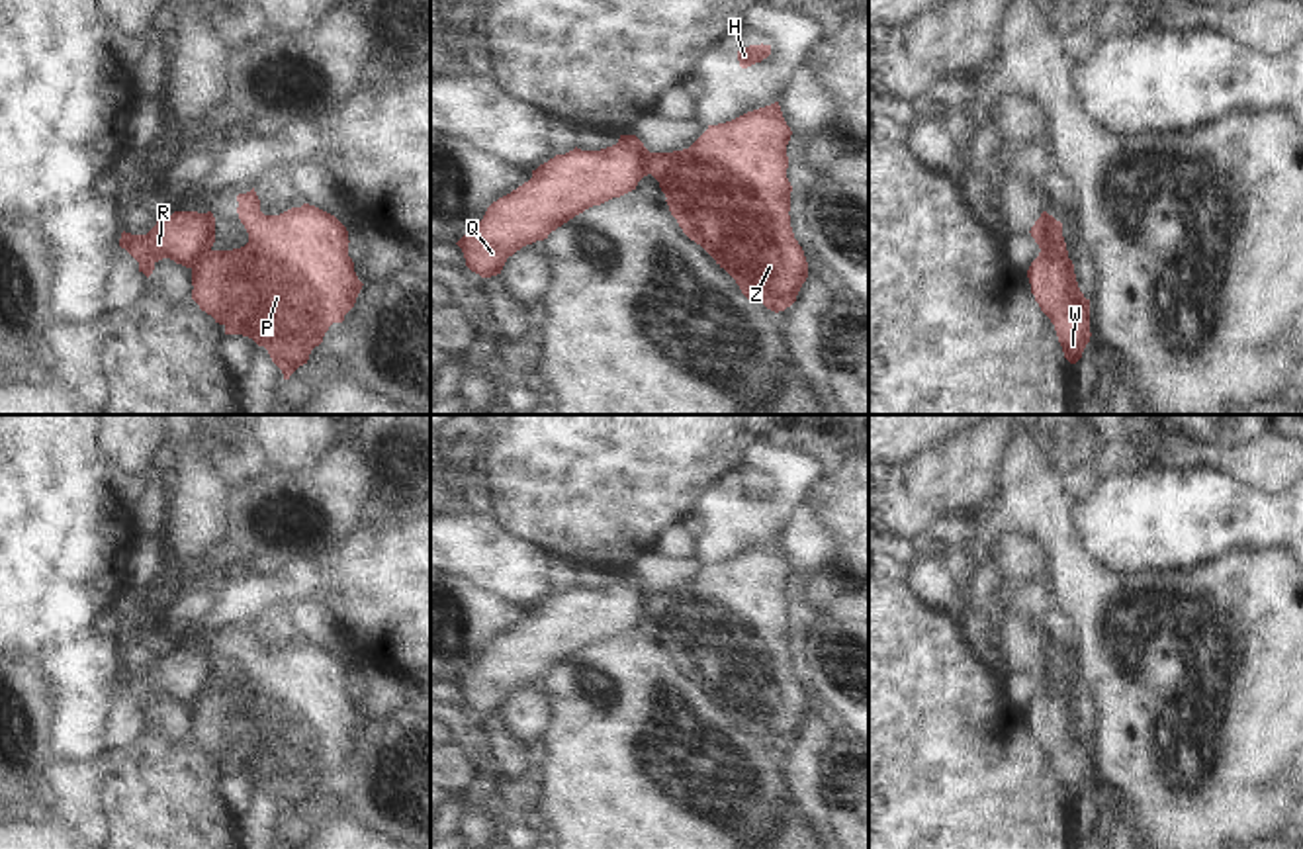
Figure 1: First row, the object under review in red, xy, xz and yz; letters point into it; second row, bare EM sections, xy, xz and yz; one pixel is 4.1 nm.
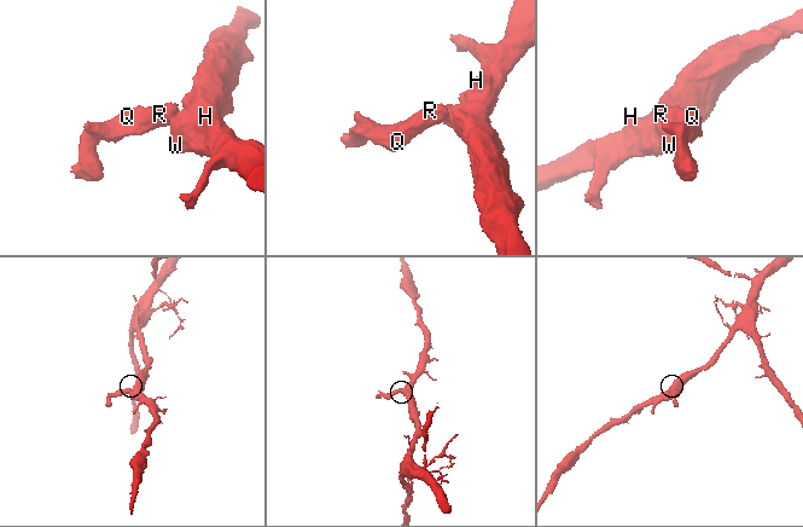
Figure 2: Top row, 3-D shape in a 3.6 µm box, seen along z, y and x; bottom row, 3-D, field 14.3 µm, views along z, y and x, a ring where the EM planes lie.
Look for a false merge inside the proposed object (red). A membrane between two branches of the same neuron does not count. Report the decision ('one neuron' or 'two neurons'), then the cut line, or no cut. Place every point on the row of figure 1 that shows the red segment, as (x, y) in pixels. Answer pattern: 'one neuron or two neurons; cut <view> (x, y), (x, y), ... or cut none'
two neurons; cut yz (1041, 249), (1053, 255), (1067, 255)

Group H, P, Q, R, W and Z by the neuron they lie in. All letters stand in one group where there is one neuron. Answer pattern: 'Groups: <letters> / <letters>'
Groups: H P W Z / Q R

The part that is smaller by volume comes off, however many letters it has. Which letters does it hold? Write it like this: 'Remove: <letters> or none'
Remove: Q, R

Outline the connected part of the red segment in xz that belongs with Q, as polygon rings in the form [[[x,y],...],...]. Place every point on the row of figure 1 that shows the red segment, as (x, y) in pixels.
[[[636,135],[601,151],[573,149],[532,170],[532,178],[493,201],[483,219],[456,245],[481,278],[501,274],[509,256],[612,198],[636,190],[648,176],[648,155]]]

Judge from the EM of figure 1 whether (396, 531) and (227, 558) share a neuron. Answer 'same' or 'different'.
different

